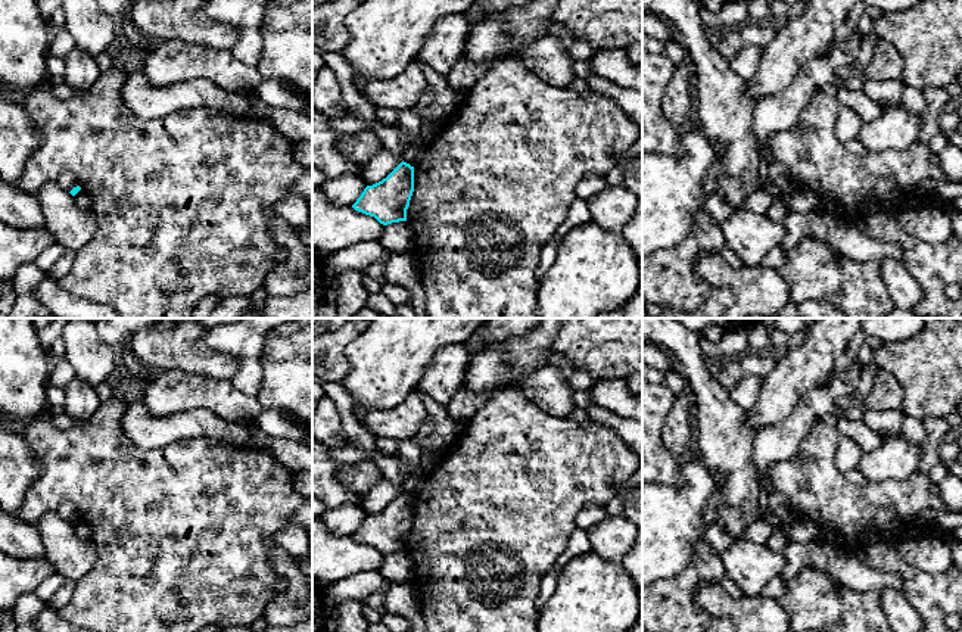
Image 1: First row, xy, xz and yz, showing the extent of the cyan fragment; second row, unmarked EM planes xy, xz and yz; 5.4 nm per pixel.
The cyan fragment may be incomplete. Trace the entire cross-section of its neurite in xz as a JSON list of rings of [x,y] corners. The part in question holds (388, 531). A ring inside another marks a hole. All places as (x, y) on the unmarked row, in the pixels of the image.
[[[402,491],[386,508],[367,516],[352,538],[383,555],[407,551],[412,522],[414,496]]]

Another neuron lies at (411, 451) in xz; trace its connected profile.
[[[411,439],[401,440],[399,454],[405,458],[410,467],[410,476],[402,488],[404,492],[415,496],[424,486],[427,473],[421,468],[423,446]]]

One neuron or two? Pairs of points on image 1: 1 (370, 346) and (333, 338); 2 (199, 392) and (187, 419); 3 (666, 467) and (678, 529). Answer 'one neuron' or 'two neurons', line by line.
1: two neurons
2: two neurons
3: two neurons

